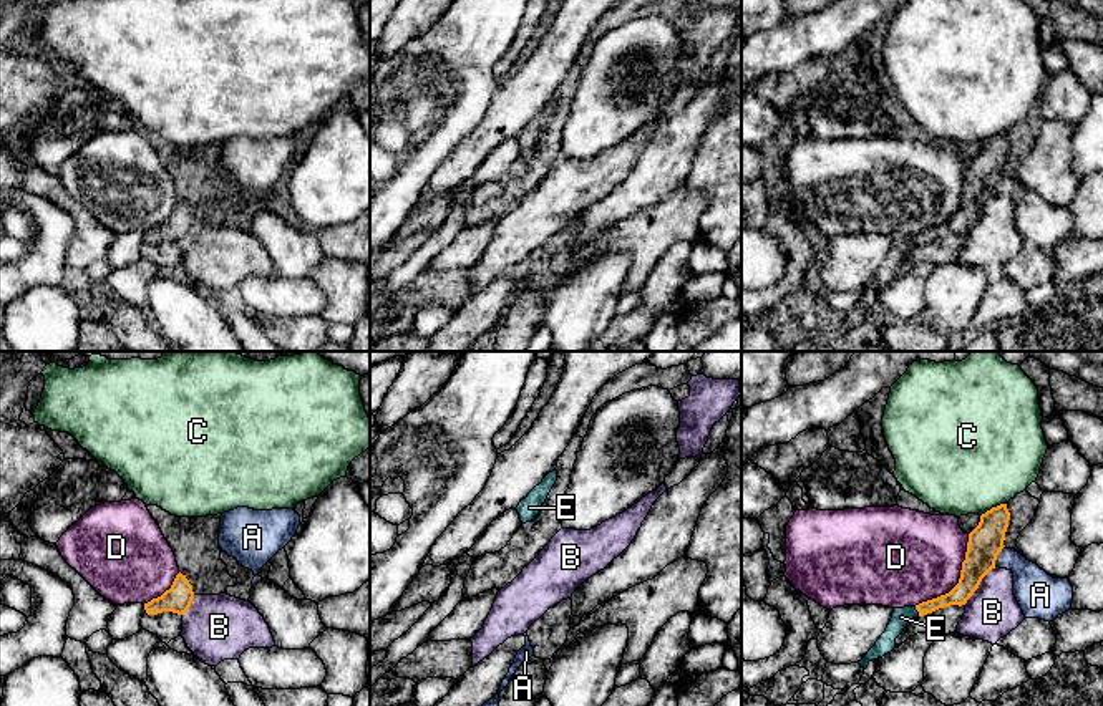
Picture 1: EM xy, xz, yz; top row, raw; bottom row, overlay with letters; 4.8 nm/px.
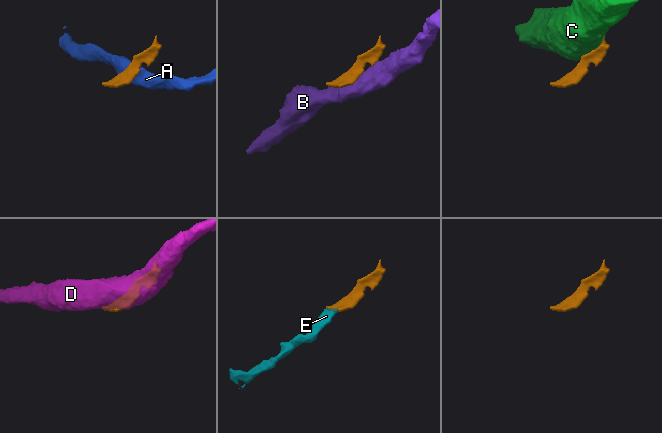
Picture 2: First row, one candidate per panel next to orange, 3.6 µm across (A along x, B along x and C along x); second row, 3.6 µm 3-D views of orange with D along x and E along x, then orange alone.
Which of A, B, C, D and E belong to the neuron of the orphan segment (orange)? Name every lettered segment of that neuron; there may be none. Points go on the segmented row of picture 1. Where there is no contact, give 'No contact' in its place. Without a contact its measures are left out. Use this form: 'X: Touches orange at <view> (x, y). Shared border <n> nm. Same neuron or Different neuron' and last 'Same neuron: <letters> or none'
A: Touches orange at yz (997, 554). Shared border 120 nm. Different neuron
B: Touches orange at yz (979, 584). Shared border 240 nm. Different neuron
C: Touches orange at yz (992, 507). Shared border 140 nm. Different neuron
D: Touches orange at yz (959, 580). Shared border 440 nm. Different neuron
E: Touches orange at yz (918, 610). Shared border 50 nm. Same neuron
Same neuron: E

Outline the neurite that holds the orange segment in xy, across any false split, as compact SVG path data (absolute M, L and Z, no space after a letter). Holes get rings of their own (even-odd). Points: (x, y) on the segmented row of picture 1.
M179 572L171 588L166 590L161 597L144 603L144 610L148 615L158 615L163 612L182 615L189 610L192 598L194 598L192 585L186 578L186 575Z

